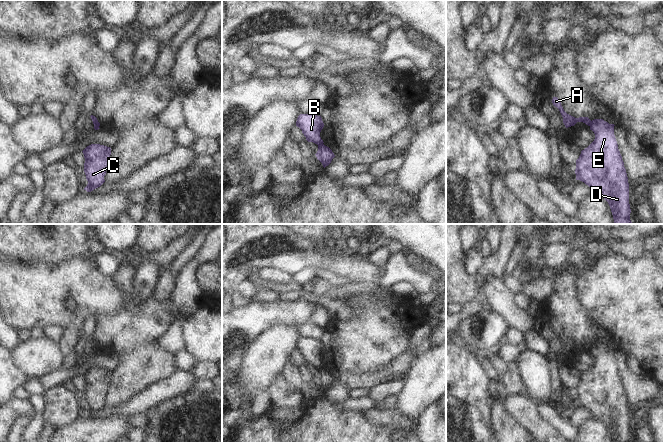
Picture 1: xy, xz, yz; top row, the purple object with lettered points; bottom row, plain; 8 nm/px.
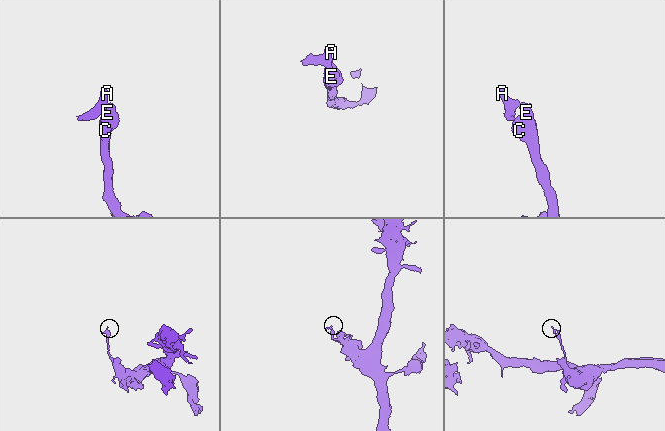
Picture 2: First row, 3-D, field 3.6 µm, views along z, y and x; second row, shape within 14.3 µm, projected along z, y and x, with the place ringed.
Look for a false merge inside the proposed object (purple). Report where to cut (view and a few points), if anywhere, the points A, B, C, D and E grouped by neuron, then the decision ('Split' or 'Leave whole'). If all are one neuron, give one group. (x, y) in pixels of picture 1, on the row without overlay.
Split along xz (322, 367), (318, 369). Groups: A B / C D E. Split.

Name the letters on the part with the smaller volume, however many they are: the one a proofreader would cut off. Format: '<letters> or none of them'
A, B

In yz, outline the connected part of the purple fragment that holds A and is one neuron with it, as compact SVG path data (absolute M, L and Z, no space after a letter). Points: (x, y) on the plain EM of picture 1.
M553 321L552 327L555 331L557 331L559 333L559 335L563 341L563 347L566 352L574 350L577 346L583 346L588 350L590 349L591 344L588 341L575 342L575 341L567 338L561 329L561 325L557 321Z

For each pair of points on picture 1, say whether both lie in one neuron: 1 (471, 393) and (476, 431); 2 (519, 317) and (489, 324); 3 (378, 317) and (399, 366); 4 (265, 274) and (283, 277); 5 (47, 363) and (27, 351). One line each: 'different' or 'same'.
1: same
2: different
3: different
4: same
5: same

